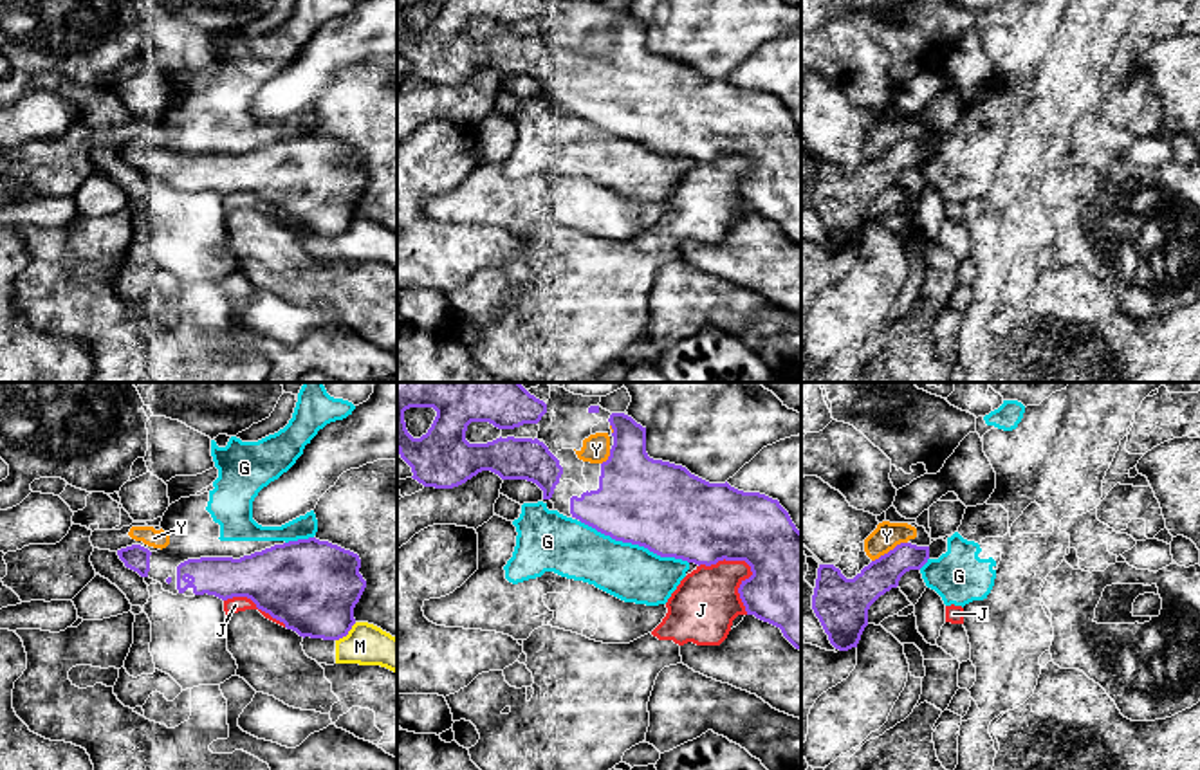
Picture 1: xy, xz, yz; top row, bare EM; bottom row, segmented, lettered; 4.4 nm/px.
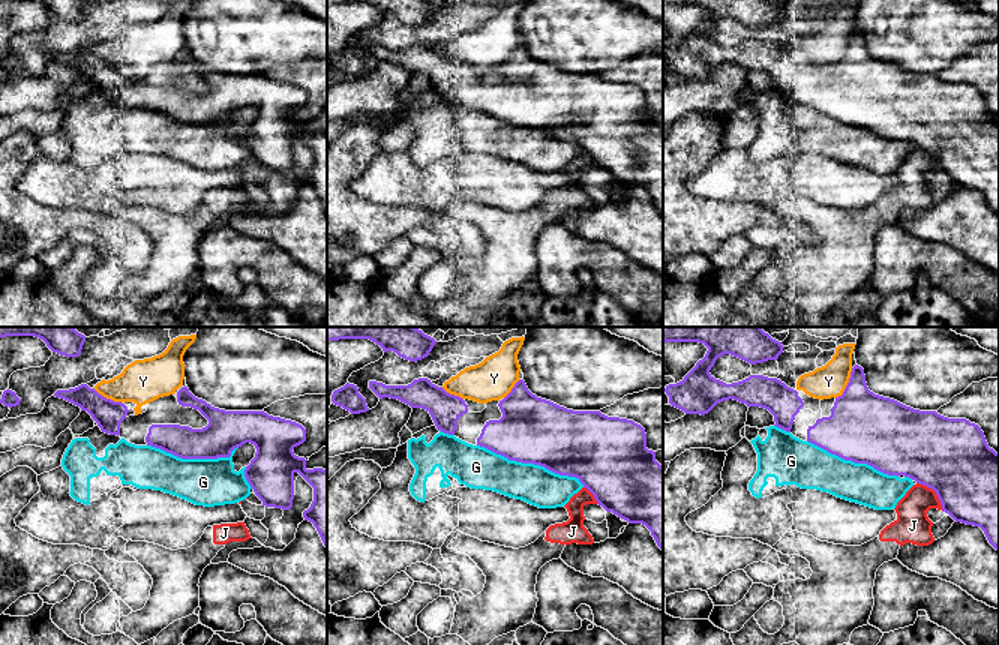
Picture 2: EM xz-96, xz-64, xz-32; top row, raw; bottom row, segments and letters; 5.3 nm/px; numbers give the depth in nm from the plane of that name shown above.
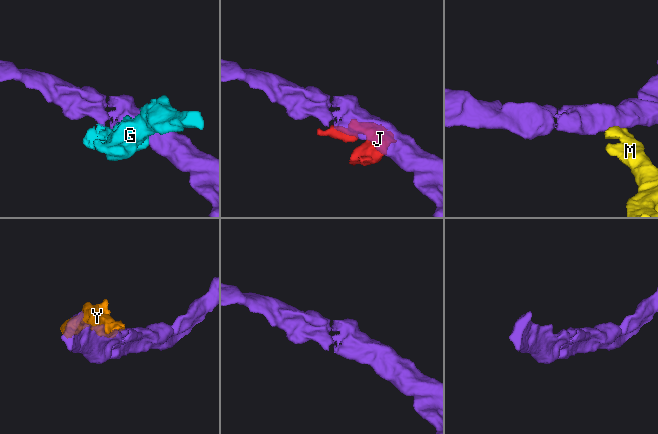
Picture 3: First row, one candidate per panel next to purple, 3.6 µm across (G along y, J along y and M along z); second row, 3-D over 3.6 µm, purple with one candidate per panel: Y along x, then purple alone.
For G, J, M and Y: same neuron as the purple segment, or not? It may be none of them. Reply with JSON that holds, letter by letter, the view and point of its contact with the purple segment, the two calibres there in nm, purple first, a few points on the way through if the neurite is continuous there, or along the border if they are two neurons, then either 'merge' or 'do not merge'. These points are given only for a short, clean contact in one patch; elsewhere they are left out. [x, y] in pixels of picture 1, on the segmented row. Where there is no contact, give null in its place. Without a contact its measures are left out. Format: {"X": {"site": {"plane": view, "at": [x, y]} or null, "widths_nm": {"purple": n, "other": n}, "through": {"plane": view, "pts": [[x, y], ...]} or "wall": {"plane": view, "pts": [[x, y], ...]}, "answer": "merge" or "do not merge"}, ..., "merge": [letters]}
{"G": {"site": {"plane": "xz", "at": [634, 543]}, "widths_nm": {"purple": 400, "other": 260}, "answer": "do not merge"}, "J": {"site": {"plane": "xz", "at": [749, 565]}, "widths_nm": {"purple": 440, "other": 280}, "answer": "do not merge"}, "M": {"site": {"plane": "xy", "at": [347, 633]}, "widths_nm": {"purple": 400, "other": 190}, "wall": {"plane": "xy", "pts": [[356, 623], [336, 641]]}, "answer": "do not merge"}, "Y": {"site": {"plane": "yz", "at": [890, 550]}, "widths_nm": {"purple": 150, "other": 120}, "wall": {"plane": "yz", "pts": [[906, 541], [901, 541], [872, 561]]}, "answer": "do not merge"}, "merge": []}

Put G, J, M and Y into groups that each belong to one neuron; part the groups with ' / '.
G / J M / Y

